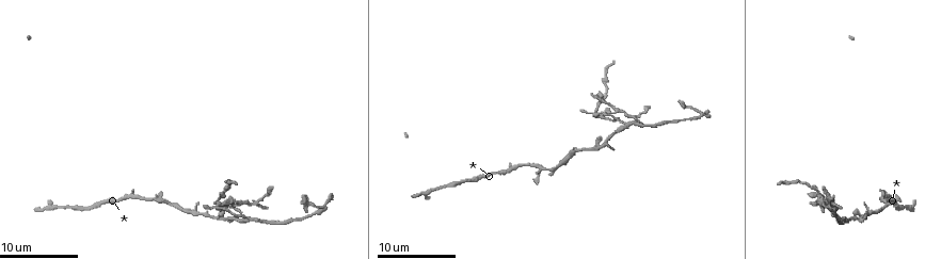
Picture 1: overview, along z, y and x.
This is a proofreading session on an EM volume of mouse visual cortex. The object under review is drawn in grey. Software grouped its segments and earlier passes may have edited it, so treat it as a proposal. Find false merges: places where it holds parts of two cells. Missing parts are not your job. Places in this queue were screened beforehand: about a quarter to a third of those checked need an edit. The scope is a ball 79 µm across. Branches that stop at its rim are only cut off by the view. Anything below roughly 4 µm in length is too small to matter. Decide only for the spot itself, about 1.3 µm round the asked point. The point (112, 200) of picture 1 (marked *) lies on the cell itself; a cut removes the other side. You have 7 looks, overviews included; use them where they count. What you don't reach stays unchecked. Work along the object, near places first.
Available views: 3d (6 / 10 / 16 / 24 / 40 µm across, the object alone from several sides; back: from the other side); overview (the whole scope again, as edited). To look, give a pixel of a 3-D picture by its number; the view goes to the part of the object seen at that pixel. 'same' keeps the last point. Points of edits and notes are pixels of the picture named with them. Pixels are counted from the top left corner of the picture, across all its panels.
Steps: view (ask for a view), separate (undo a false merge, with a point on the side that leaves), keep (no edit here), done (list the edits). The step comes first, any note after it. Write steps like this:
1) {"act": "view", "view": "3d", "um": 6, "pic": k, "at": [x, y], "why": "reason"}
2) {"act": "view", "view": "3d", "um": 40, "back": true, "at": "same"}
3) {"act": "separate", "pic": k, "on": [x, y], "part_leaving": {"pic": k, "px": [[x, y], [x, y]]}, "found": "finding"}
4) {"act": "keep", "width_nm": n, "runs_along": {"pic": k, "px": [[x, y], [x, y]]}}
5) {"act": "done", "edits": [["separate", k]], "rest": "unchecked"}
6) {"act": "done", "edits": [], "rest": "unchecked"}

{"act": "view", "view": "3d", "um": 16, "pic": 1, "at": [574, 151], "why": "three arms meet"}

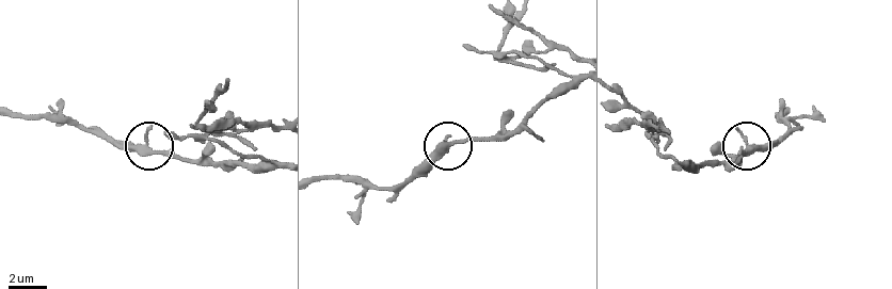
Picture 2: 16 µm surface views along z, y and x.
{"act": "view", "view": "3d", "um": 16, "back": true, "pic": 2, "at": [451, 144]}

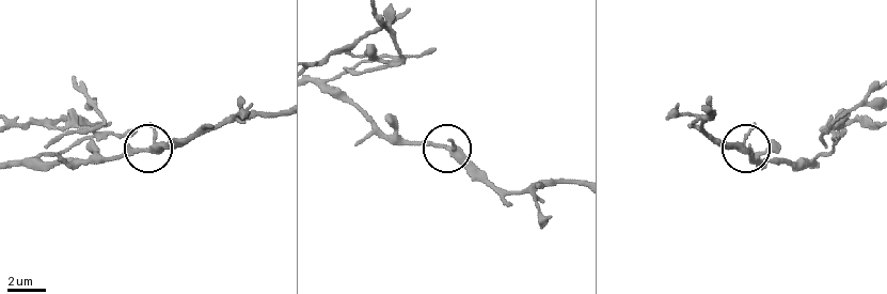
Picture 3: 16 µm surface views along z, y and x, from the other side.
{"act": "keep", "arms": 3, "runs_along": {"pic": 3, "px": [[575, 184], [533, 184], [500, 194], [442, 148], [395, 145]]}, "found": "one cell here"}

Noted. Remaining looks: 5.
{"act": "view", "view": "3d", "um": 6, "pic": 1, "at": [252, 219], "why": "two arms in line, one across"}

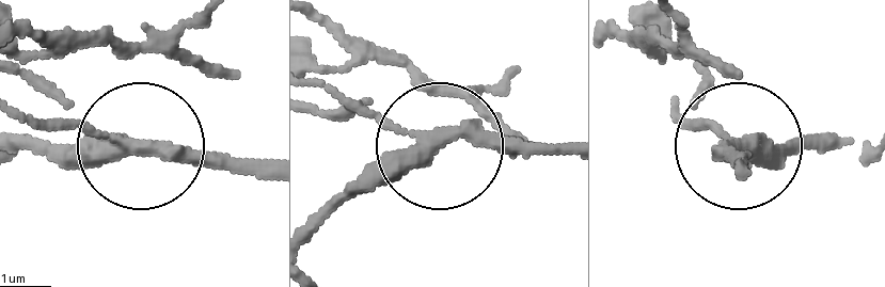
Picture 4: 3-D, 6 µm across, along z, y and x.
{"act": "separate", "pic": 4, "on": [61, 128], "side_arm_um": 14, "part_leaving": {"pic": 4, "px": [[124, 144], [13, 72]]}, "found": "a second cell is stuck on"}

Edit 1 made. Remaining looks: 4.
{"act": "view", "view": "overview", "why": "redraw"}

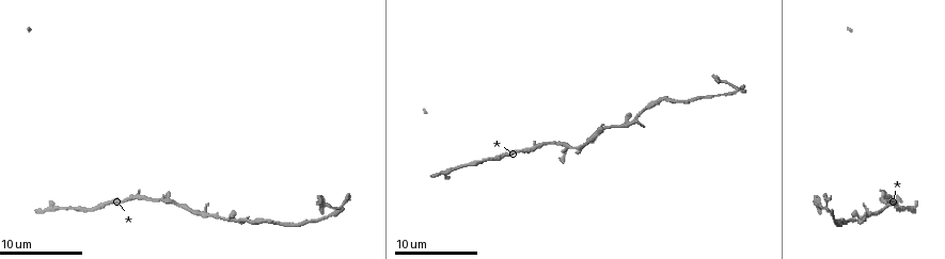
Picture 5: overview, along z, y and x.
{"act": "view", "view": "3d", "um": 10, "pic": 5, "at": [332, 209], "why": "three-way junction"}

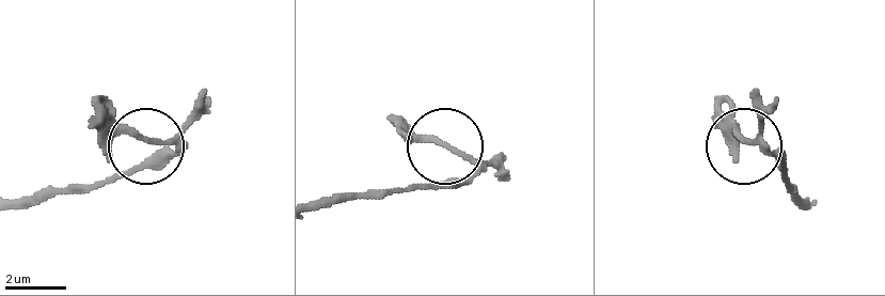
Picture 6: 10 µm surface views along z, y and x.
{"act": "view", "view": "3d", "um": 10, "back": true, "pic": 6, "at": [152, 142], "why": "other side"}

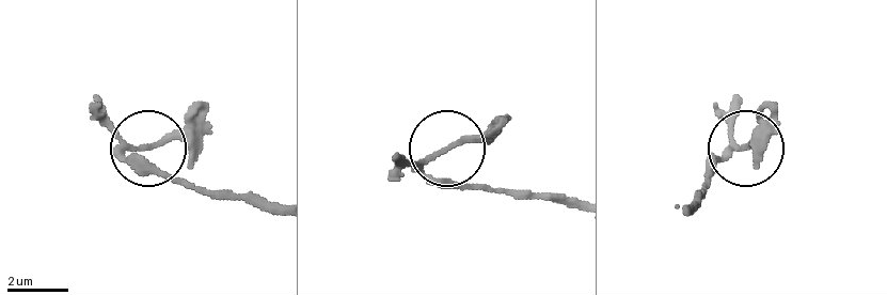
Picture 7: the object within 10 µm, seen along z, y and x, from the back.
{"act": "separate", "pic": 7, "on": [93, 114], "arms": 3, "found": "a second cell is stuck on"}

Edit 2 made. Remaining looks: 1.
{"act": "done", "edits": [["separate", 4], ["separate", 7]], "rest": "unchecked"}

